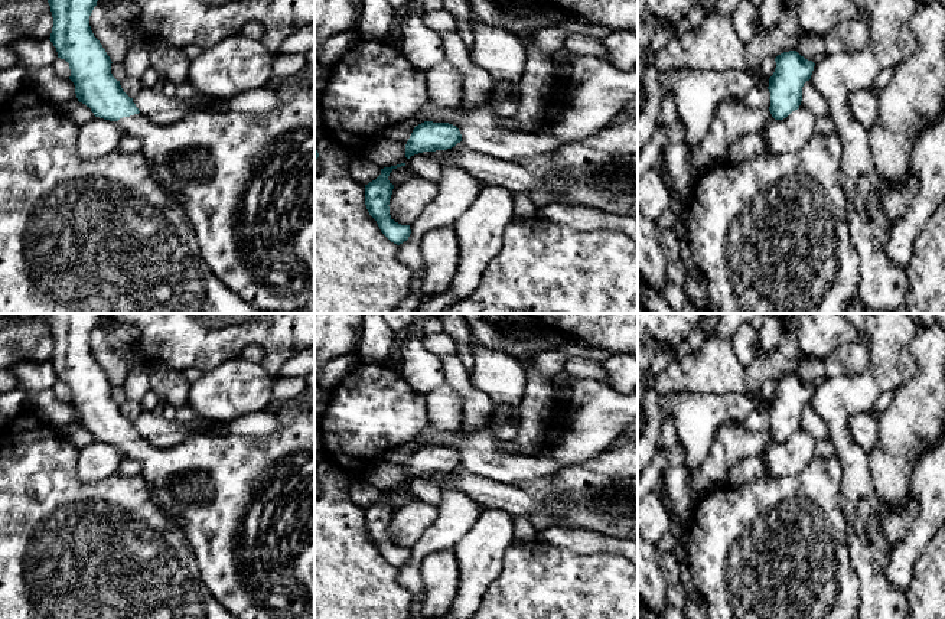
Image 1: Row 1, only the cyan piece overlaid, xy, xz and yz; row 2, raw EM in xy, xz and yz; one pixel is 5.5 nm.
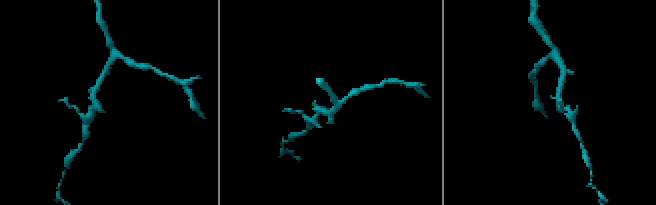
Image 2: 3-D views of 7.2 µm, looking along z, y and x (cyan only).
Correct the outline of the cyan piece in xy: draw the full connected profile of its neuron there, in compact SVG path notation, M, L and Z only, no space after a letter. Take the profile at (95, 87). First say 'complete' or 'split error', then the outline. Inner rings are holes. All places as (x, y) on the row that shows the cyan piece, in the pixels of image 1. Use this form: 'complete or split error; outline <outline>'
split error; outline M48 0L53 17L49 39L56 48L58 58L69 63L69 79L75 85L78 101L89 107L95 117L115 121L126 137L134 137L140 141L140 153L147 159L156 182L185 208L206 265L229 290L248 304L264 312L296 313L303 310L306 303L315 297L315 87L302 88L283 95L280 104L265 113L239 113L231 108L192 110L172 124L151 120L139 111L133 98L123 91L120 81L113 76L113 62L91 30L89 16L97 1L98 0Z

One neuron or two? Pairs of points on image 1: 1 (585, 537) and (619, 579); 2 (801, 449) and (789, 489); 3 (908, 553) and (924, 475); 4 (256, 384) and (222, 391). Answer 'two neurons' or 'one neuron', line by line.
1: two neurons
2: two neurons
3: one neuron
4: one neuron

